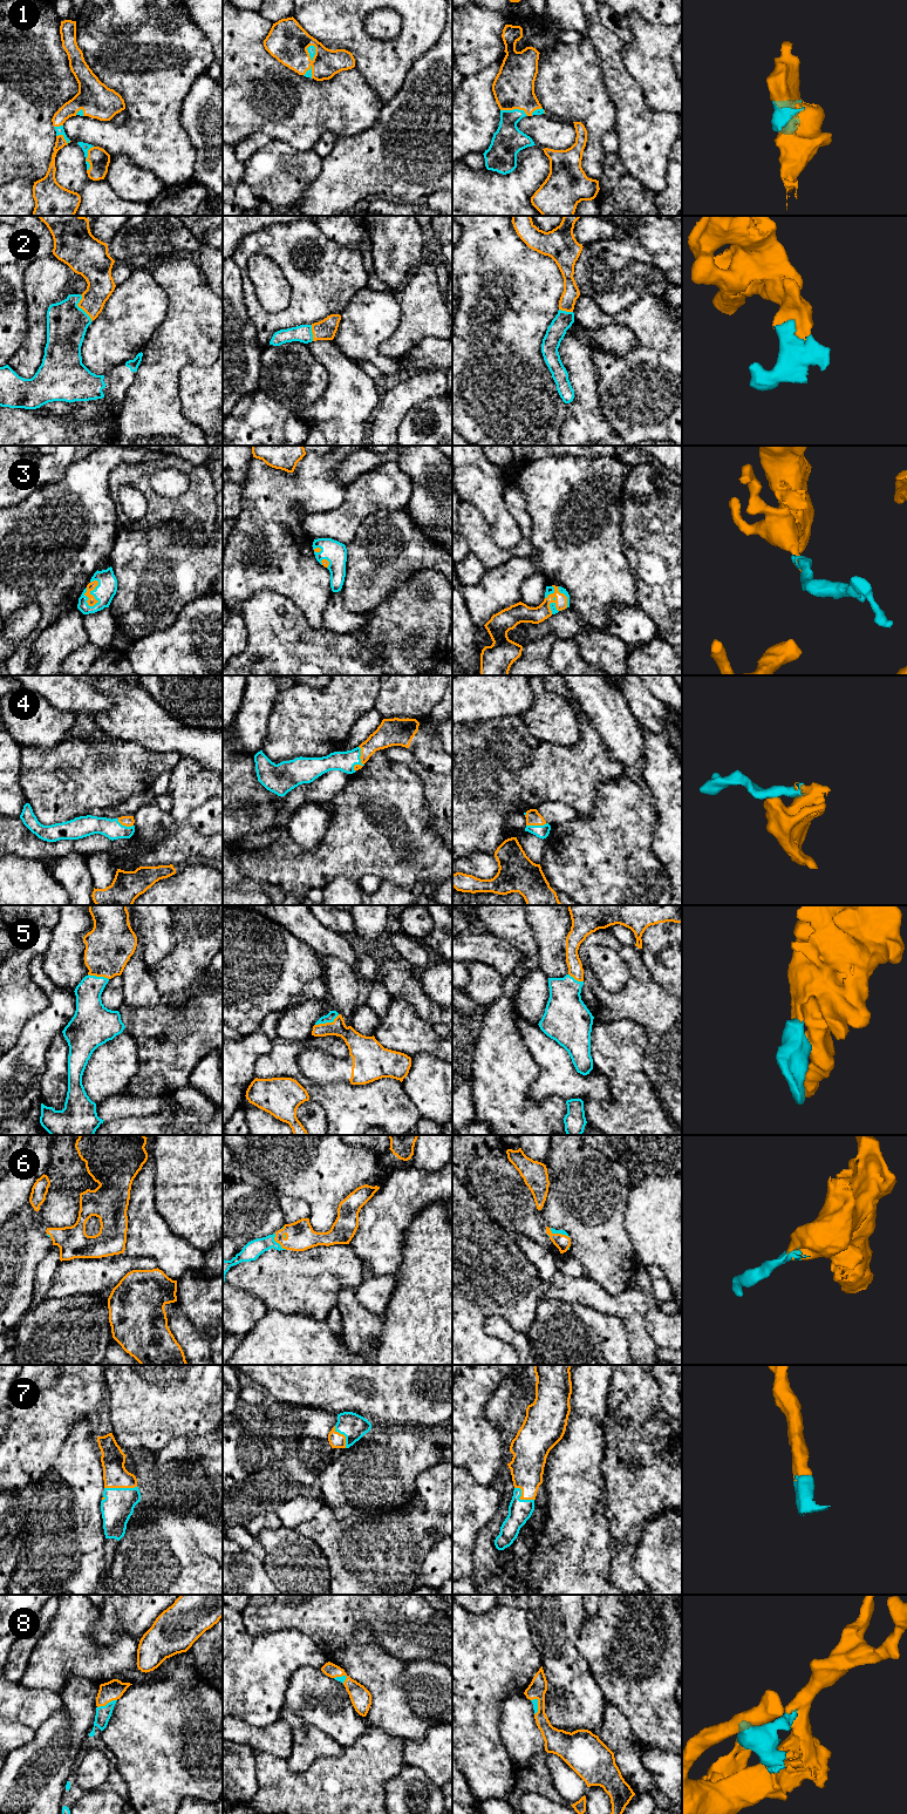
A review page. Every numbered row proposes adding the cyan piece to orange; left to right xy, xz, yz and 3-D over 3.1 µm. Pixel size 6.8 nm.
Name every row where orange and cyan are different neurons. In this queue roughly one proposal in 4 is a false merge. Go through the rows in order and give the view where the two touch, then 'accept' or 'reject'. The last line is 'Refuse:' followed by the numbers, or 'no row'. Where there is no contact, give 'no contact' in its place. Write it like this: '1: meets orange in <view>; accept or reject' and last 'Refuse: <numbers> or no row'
1: meets orange in yz; accept
2: meets orange in xy; accept
3: meets orange in xy; accept
4: meets orange in xz; accept
5: meets orange in xz; accept
6: meets orange in xz; accept
7: meets orange in xy; accept
8: meets orange in xy; accept
Refuse: no row

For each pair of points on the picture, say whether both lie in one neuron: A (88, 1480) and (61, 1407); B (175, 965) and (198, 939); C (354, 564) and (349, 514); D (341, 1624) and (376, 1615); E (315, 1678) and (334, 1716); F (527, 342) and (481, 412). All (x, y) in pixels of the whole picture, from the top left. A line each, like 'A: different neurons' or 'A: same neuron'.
A: different neurons
B: same neuron
C: different neurons
D: same neuron
E: same neuron
F: same neuron

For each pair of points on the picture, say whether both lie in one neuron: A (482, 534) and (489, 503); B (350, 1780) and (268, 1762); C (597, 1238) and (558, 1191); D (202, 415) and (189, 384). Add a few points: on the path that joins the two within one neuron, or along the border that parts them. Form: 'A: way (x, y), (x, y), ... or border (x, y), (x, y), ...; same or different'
A: border (465, 501), (469, 501), (481, 511), (496, 545); different
B: way (331, 1780), (288, 1780); same
C: way (593, 1227), (570, 1203); same
D: way (200, 407), (189, 395), (189, 392); same

